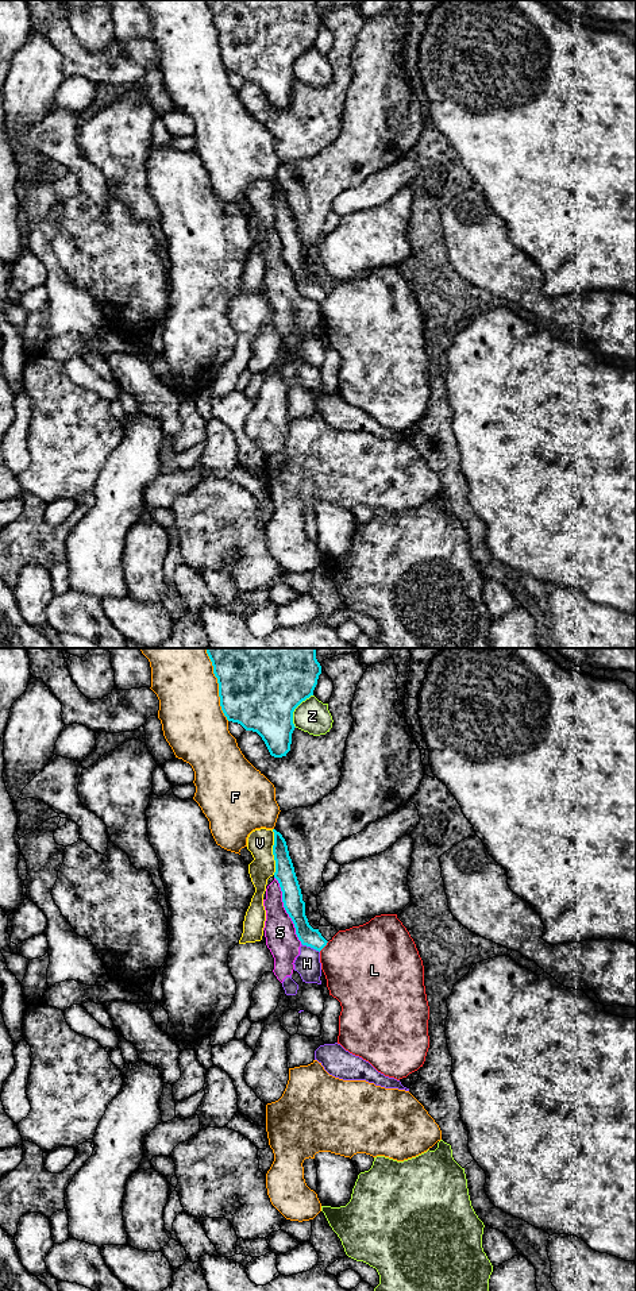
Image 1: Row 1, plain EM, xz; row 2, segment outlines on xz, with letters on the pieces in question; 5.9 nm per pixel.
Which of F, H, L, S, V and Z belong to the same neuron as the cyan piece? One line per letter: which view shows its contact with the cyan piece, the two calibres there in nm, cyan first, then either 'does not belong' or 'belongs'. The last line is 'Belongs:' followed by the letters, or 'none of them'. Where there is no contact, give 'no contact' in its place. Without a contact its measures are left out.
F: meets cyan in xz; 500 nm thick on the cyan side, 380 nm on the other; does not belong
H: meets cyan in xz; 120 nm thick on the cyan side, 150 nm on the other; does not belong
L: meets cyan in xz; 120 nm thick on the cyan side, 460 nm on the other; does not belong
S: meets cyan in xz; 120 nm thick on the cyan side, 190 nm on the other; does not belong
V: meets cyan in xz; 120 nm thick on the cyan side, 160 nm on the other; does not belong
Z: meets cyan in xz; 500 nm thick on the cyan side, 200 nm on the other; does not belong
Belongs: none of them

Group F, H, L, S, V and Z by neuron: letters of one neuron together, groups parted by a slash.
F / H S / L / V / Z

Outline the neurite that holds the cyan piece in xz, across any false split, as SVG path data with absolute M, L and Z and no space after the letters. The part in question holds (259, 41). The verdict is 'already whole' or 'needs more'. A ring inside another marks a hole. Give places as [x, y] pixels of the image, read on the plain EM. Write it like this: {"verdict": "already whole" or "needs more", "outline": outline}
{"verdict": "already whole", "outline": "M207 0L219 35L220 58L228 73L257 84L274 109L290 103L293 63L313 47L321 18L316 0Z"}

